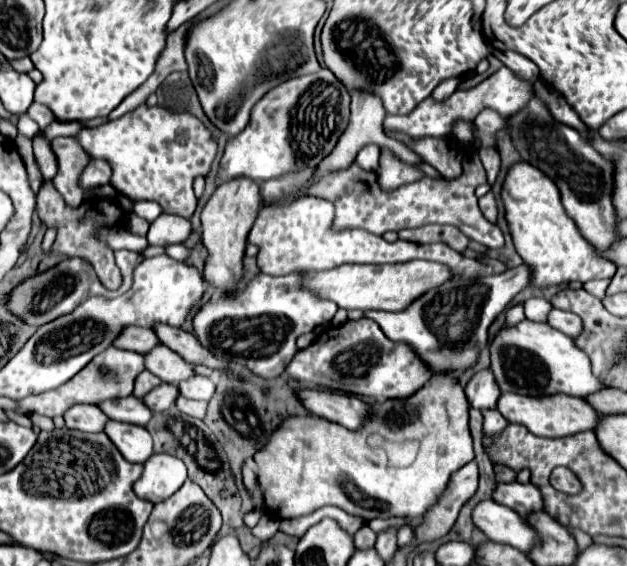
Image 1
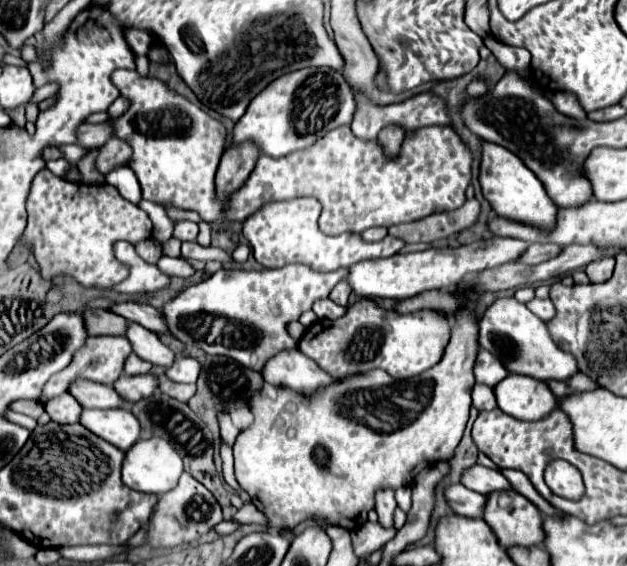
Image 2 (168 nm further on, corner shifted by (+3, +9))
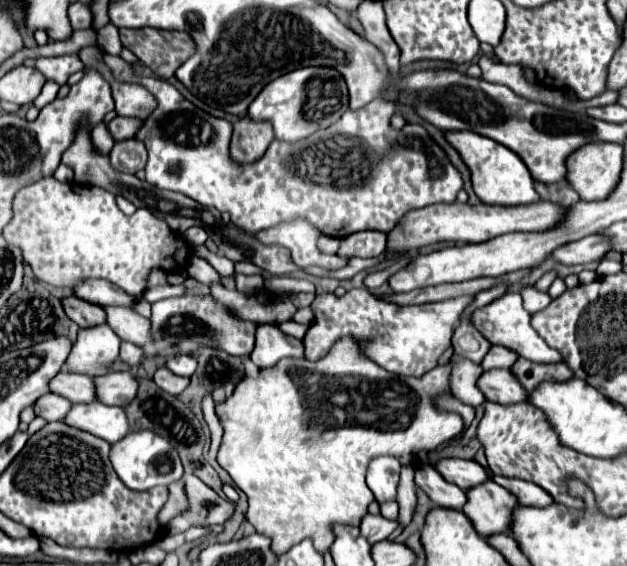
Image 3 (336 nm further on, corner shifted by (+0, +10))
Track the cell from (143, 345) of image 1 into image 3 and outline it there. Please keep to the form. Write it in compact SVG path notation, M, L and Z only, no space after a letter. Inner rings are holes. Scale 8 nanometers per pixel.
M75 294L63 296L63 310L67 318L79 324L79 328L91 328L97 324L105 324L105 312L101 306L95 306L91 302L83 302Z

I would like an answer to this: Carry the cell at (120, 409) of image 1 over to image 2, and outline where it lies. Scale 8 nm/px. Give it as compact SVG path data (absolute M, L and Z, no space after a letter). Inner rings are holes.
M76 379L68 389L84 409L118 409L124 407L126 401L116 393L112 385L90 383L86 379Z

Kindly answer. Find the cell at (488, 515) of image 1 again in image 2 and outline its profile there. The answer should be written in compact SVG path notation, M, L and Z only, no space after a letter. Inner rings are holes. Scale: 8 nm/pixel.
M450 485L446 489L446 499L456 515L470 517L470 519L482 519L484 515L486 495L470 491L464 485Z

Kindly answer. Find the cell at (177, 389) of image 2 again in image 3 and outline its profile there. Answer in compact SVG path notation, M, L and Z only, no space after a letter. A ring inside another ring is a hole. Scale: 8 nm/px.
M161 366L161 368L157 368L157 372L153 374L153 382L155 382L161 390L177 396L177 394L181 394L181 392L187 388L189 378L177 376L177 374L173 374L173 372L169 372L167 368Z

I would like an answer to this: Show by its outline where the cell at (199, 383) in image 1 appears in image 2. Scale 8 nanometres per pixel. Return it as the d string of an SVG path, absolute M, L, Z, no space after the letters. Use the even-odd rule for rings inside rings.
M182 357L172 367L166 369L166 377L176 383L196 383L198 375L200 375L200 363L192 357Z

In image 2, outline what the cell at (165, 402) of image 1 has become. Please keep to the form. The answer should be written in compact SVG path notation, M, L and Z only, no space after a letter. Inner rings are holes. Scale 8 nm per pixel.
M148 373L148 375L136 375L136 377L126 377L122 375L116 383L114 389L124 395L124 399L128 399L126 403L132 405L140 399L146 399L148 395L152 395L158 389L158 377Z

